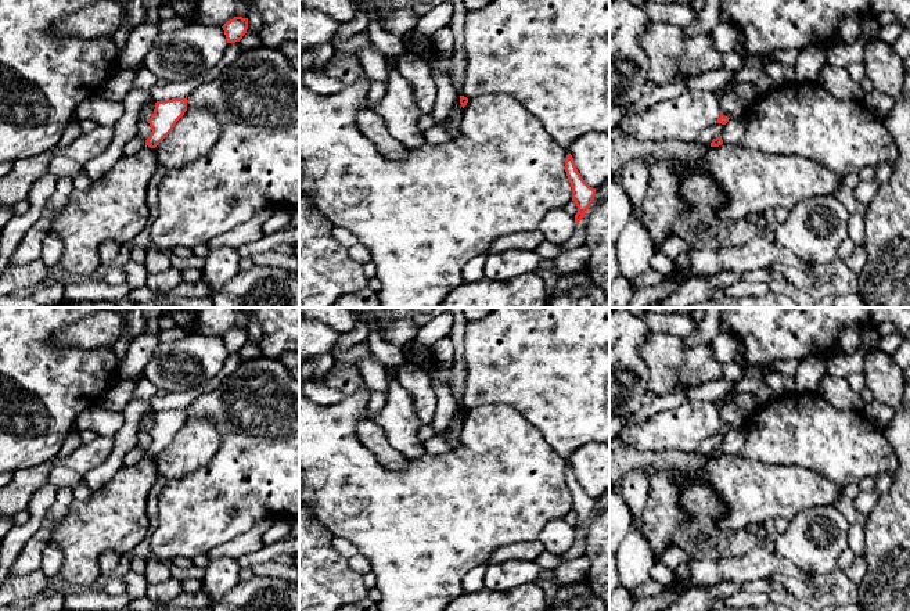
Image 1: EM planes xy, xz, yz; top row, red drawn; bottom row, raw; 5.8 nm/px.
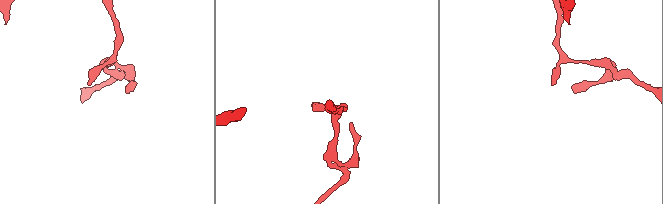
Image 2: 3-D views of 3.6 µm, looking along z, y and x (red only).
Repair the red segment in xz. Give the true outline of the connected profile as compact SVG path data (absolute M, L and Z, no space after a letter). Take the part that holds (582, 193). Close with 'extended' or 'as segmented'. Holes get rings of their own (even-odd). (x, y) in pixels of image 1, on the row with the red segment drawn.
M568 154L565 159L565 172L572 187L572 201L578 206L578 213L575 215L575 223L579 223L596 197L596 188L590 187L582 179L571 154Z; as segmented

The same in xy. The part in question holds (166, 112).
M187 97L157 101L154 114L148 119L152 132L145 140L145 145L155 148L173 130L186 111Z; as segmented

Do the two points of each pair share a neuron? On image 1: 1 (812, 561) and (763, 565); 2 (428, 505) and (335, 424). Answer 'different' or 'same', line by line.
1: different
2: same

